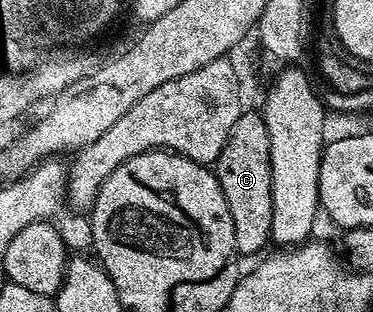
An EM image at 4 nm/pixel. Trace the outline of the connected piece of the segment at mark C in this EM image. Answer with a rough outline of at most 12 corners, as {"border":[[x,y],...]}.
{"border":[[242,110],[215,174],[238,256],[271,243],[271,137]]}

